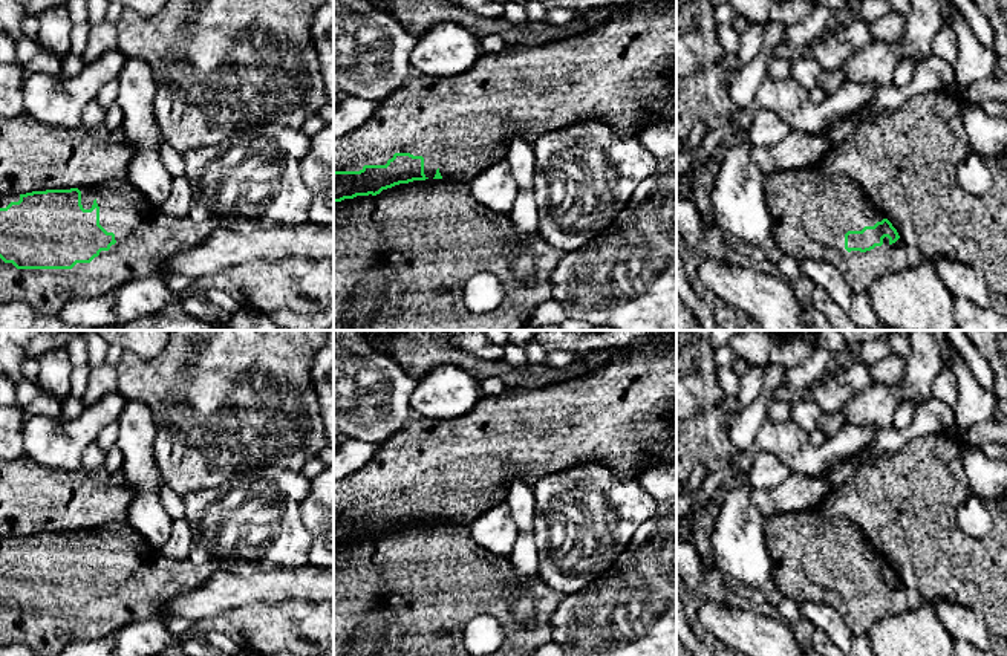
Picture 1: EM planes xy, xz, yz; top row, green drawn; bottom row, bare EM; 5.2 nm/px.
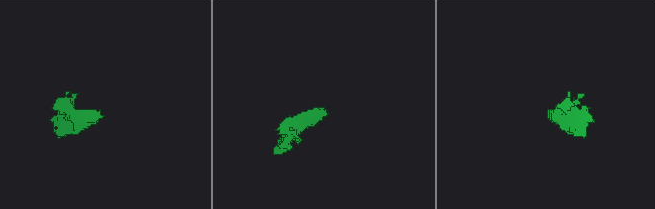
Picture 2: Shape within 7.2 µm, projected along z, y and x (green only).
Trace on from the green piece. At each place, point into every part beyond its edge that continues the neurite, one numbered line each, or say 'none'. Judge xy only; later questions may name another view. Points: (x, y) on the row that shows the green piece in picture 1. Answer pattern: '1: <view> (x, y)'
1: xy (146, 237)

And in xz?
1: xz (462, 126)

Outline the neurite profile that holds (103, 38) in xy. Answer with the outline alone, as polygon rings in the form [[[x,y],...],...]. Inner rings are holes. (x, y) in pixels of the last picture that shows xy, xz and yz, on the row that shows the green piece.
[[[103,21],[98,26],[90,28],[89,41],[83,58],[86,63],[96,61],[99,57],[116,49],[116,46],[115,24]]]

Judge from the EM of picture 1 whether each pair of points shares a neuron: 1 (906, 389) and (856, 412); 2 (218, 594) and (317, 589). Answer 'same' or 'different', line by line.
1: same
2: same

